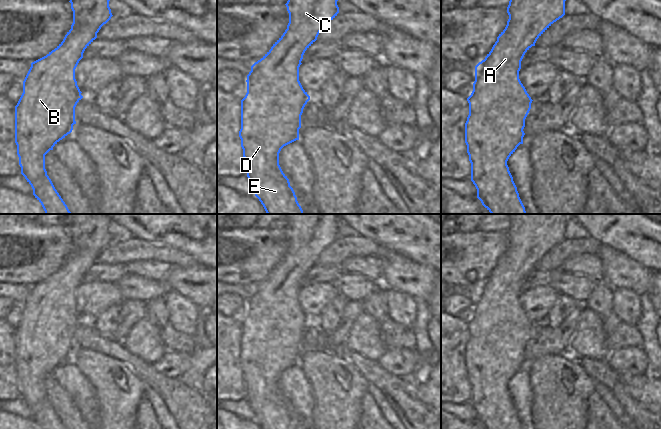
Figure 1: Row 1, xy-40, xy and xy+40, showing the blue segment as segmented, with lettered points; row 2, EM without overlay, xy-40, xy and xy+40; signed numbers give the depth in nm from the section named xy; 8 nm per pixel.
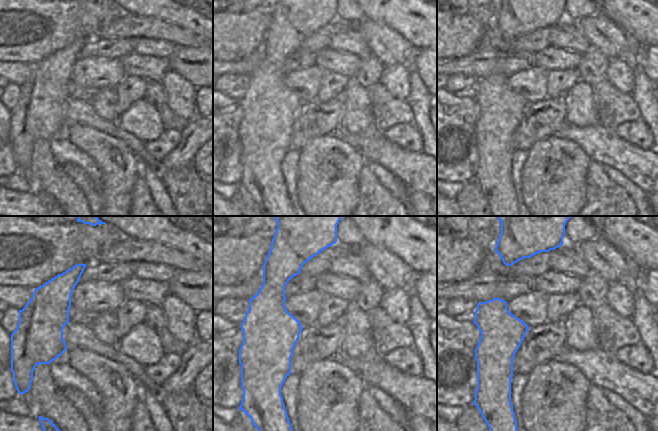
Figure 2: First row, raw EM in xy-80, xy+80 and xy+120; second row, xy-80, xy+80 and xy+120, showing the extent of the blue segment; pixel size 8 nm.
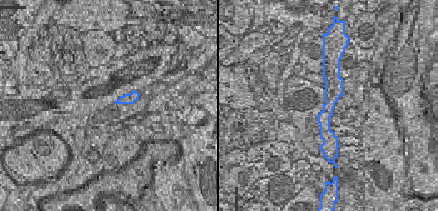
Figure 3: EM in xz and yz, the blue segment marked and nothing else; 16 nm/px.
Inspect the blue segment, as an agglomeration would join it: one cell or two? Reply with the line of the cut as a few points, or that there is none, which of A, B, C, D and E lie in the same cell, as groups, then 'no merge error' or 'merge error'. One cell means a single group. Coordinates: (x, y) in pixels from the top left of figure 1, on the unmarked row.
cut none; groups A B C D E; no merge error

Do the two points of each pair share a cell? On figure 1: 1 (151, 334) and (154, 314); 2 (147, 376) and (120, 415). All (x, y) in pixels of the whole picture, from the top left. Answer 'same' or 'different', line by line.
1: different
2: different

